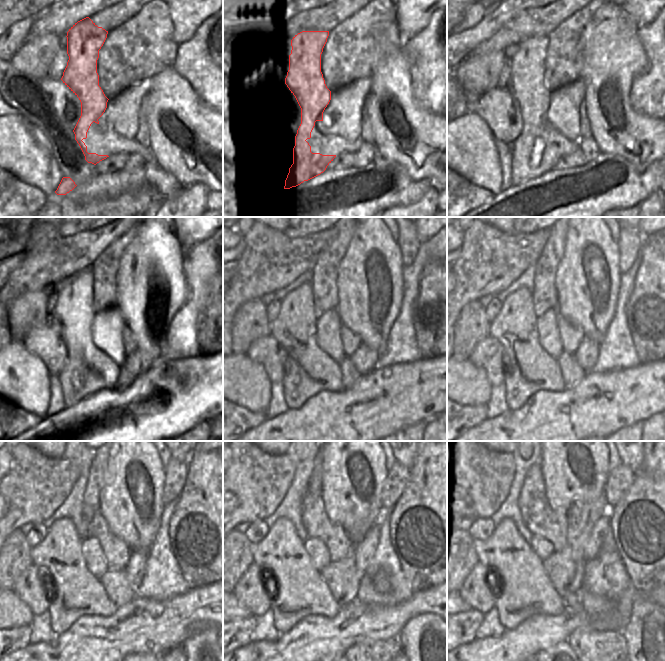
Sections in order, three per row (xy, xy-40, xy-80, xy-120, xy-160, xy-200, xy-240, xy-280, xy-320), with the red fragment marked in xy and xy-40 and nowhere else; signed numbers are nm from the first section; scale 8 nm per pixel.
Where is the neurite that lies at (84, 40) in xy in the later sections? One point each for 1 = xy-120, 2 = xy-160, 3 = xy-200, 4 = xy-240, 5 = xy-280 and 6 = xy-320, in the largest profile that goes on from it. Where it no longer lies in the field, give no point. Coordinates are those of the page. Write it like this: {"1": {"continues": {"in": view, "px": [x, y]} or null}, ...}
{"1": {"continues": {"in": "xy-120", "px": [73, 316]}}, "2": {"continues": {"in": "xy-160", "px": [305, 375]}}, "3": {"continues": {"in": "xy-200", "px": [515, 327]}}, "4": {"continues": {"in": "xy-240", "px": [78, 593]}}, "5": {"continues": {"in": "xy-280", "px": [297, 590]}}, "6": {"continues": {"in": "xy-320", "px": [516, 578]}}}

